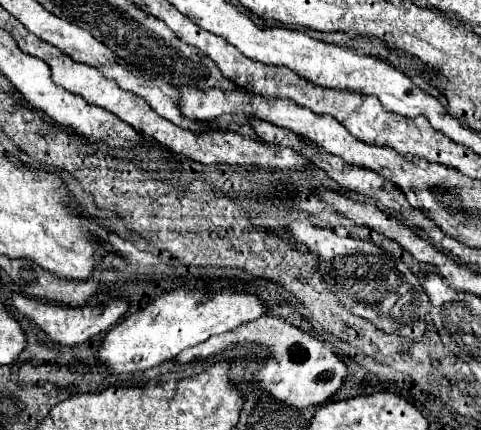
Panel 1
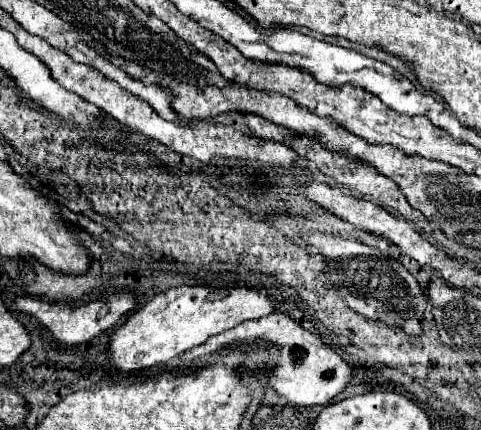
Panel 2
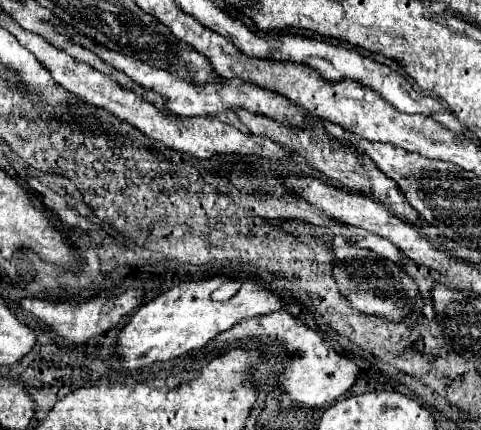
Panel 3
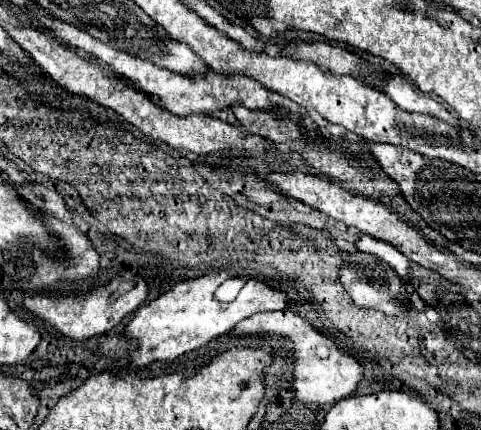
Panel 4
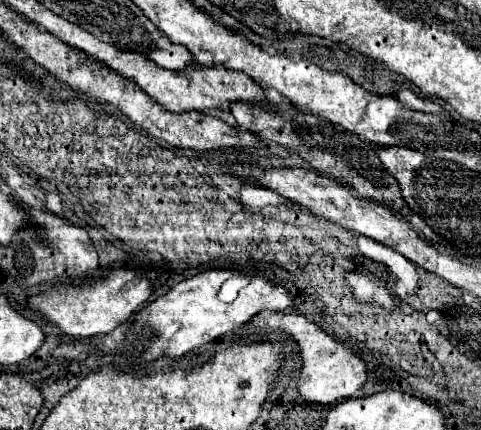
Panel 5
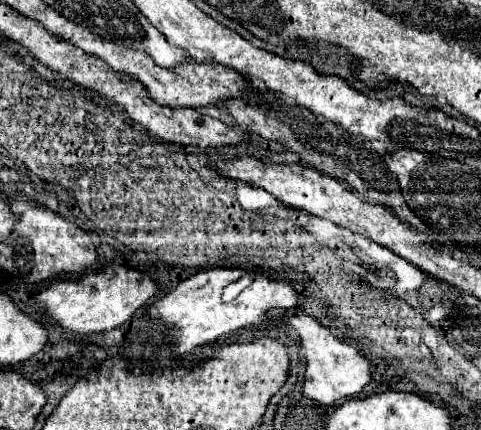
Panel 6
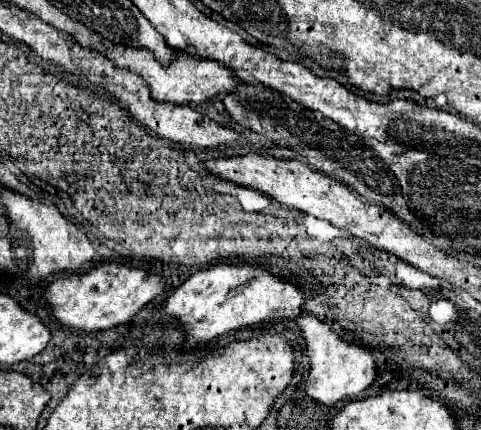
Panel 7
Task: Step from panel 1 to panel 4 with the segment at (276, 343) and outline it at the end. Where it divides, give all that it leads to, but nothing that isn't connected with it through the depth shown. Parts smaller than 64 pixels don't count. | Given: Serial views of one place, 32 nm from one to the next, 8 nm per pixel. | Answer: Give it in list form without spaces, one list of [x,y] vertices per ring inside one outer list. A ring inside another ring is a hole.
[[[280,310],[280,312],[264,312],[256,314],[248,320],[244,320],[236,332],[268,332],[268,334],[282,334],[294,342],[294,356],[296,356],[296,368],[294,368],[294,392],[296,398],[304,404],[332,404],[346,396],[356,394],[358,384],[364,378],[362,364],[350,356],[348,352],[340,350],[330,338],[316,332],[312,324],[308,324],[304,318],[296,316],[292,310]]]

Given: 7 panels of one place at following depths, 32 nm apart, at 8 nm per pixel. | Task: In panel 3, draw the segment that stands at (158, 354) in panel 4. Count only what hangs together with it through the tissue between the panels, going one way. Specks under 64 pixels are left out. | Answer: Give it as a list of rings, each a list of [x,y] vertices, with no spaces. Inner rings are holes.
[[[208,276],[194,282],[182,282],[172,290],[160,294],[148,304],[140,306],[138,312],[130,318],[130,322],[118,334],[118,354],[126,368],[142,368],[152,362],[166,362],[178,358],[190,350],[206,346],[214,336],[230,330],[244,318],[252,318],[258,314],[268,314],[280,310],[282,300],[278,294],[258,286],[252,280],[246,280],[234,300],[216,302],[212,300],[212,292],[226,280],[226,276]]]

